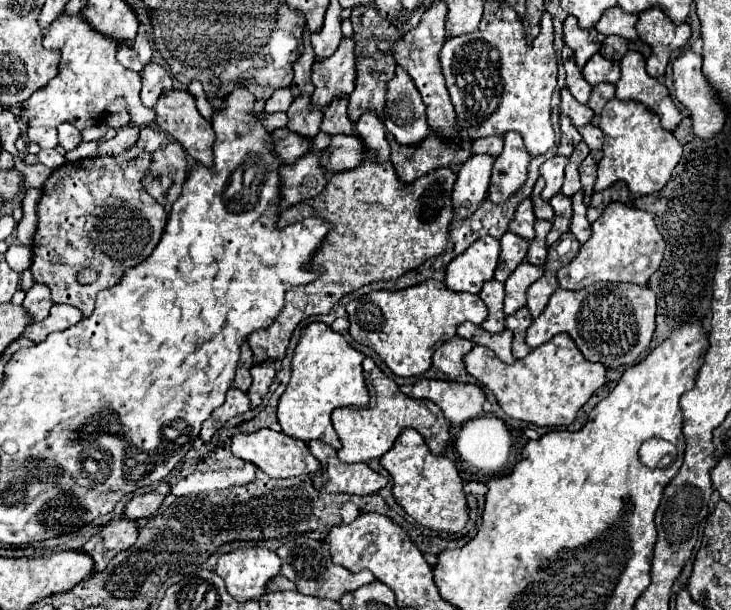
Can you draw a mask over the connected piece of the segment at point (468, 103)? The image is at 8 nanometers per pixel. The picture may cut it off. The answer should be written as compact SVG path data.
M488 1L484 5L480 31L462 37L448 37L442 47L440 61L450 91L450 99L456 109L456 121L462 127L464 137L468 135L470 141L476 141L478 137L516 131L522 135L526 151L532 157L544 155L554 145L554 129L550 123L550 97L556 89L558 69L556 69L556 53L552 45L552 17L548 13L544 13L542 17L540 35L532 45L528 45L524 37L522 21L514 13L514 9L506 5L506 1Z

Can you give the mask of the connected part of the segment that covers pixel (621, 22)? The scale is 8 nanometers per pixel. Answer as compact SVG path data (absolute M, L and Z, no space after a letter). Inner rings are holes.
M618 7L606 9L600 17L600 21L596 23L596 29L604 35L618 35L624 39L638 39L638 33L634 29L638 21L638 15L628 15Z

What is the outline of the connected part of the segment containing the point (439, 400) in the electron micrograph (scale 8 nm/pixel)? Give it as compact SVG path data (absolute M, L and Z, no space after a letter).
M432 379L418 381L410 397L428 399L436 403L452 425L478 417L486 401L486 395L478 385L458 381L432 381Z

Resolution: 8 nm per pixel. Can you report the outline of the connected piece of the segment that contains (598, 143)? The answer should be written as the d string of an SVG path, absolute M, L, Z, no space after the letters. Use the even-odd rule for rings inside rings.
M586 125L586 127L580 127L578 131L580 131L584 143L590 147L590 151L598 151L598 149L602 149L604 133L602 133L598 127L594 127L594 125Z

